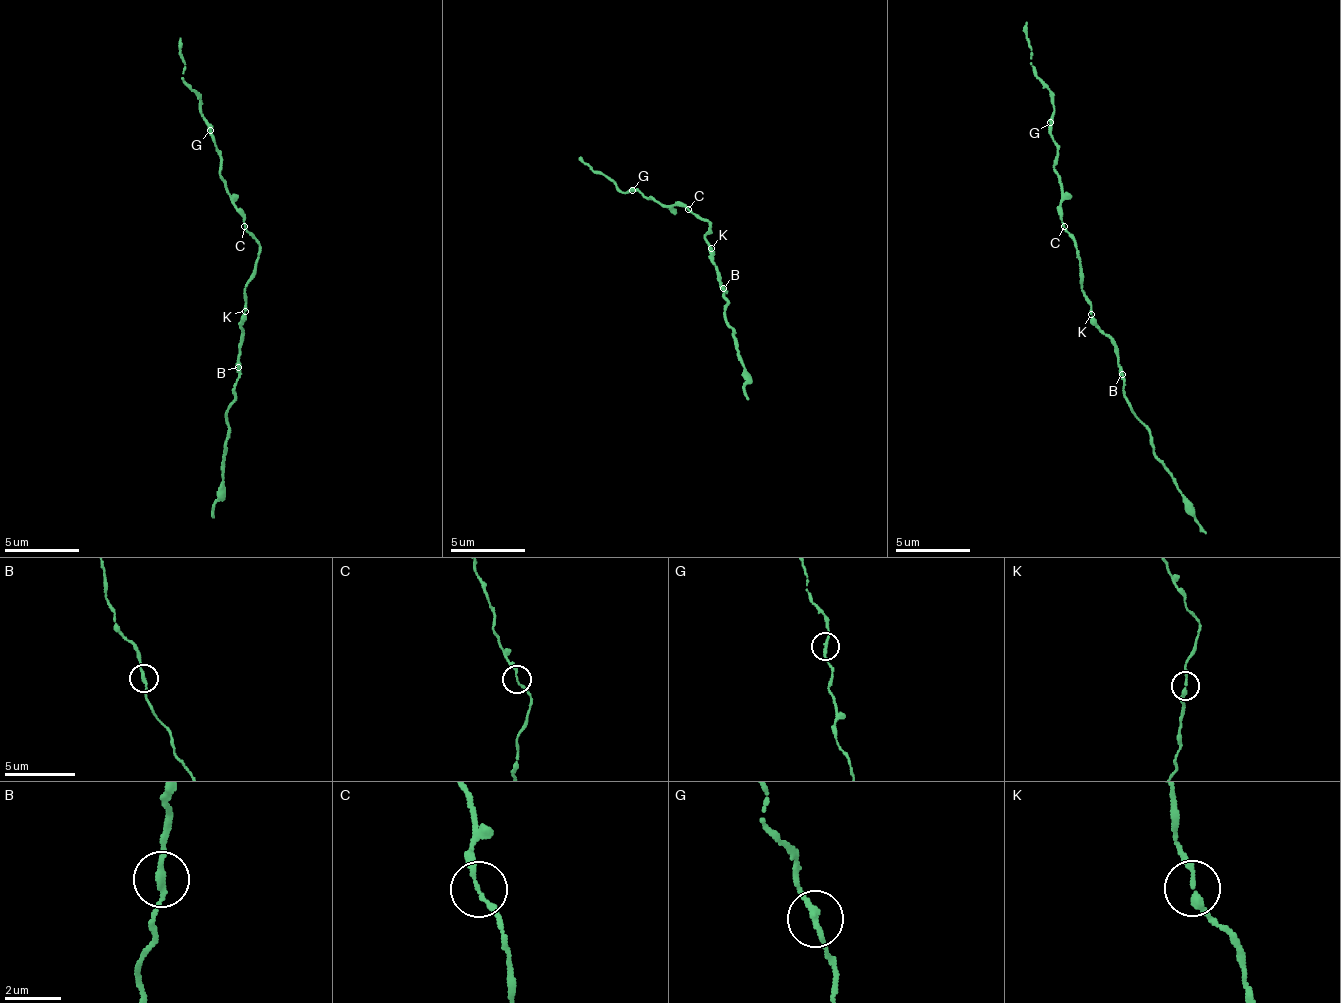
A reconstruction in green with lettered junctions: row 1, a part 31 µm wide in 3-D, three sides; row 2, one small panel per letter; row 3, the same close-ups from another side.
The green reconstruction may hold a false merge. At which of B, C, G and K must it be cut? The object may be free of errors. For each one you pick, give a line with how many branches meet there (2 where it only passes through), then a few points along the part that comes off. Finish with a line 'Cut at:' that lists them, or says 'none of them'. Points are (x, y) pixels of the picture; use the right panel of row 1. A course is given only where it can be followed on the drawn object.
Cut at: none of them

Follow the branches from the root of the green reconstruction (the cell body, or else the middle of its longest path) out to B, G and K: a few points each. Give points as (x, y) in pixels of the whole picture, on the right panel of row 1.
B: (1081, 286), (1084, 300), (1091, 307), (1091, 322), (1113, 344), (1120, 373)
G: (1081, 286), (1079, 251), (1075, 239), (1061, 227), (1061, 176), (1057, 172), (1056, 146), (1052, 142), (1050, 122)
K: (1081, 286), (1091, 315)

